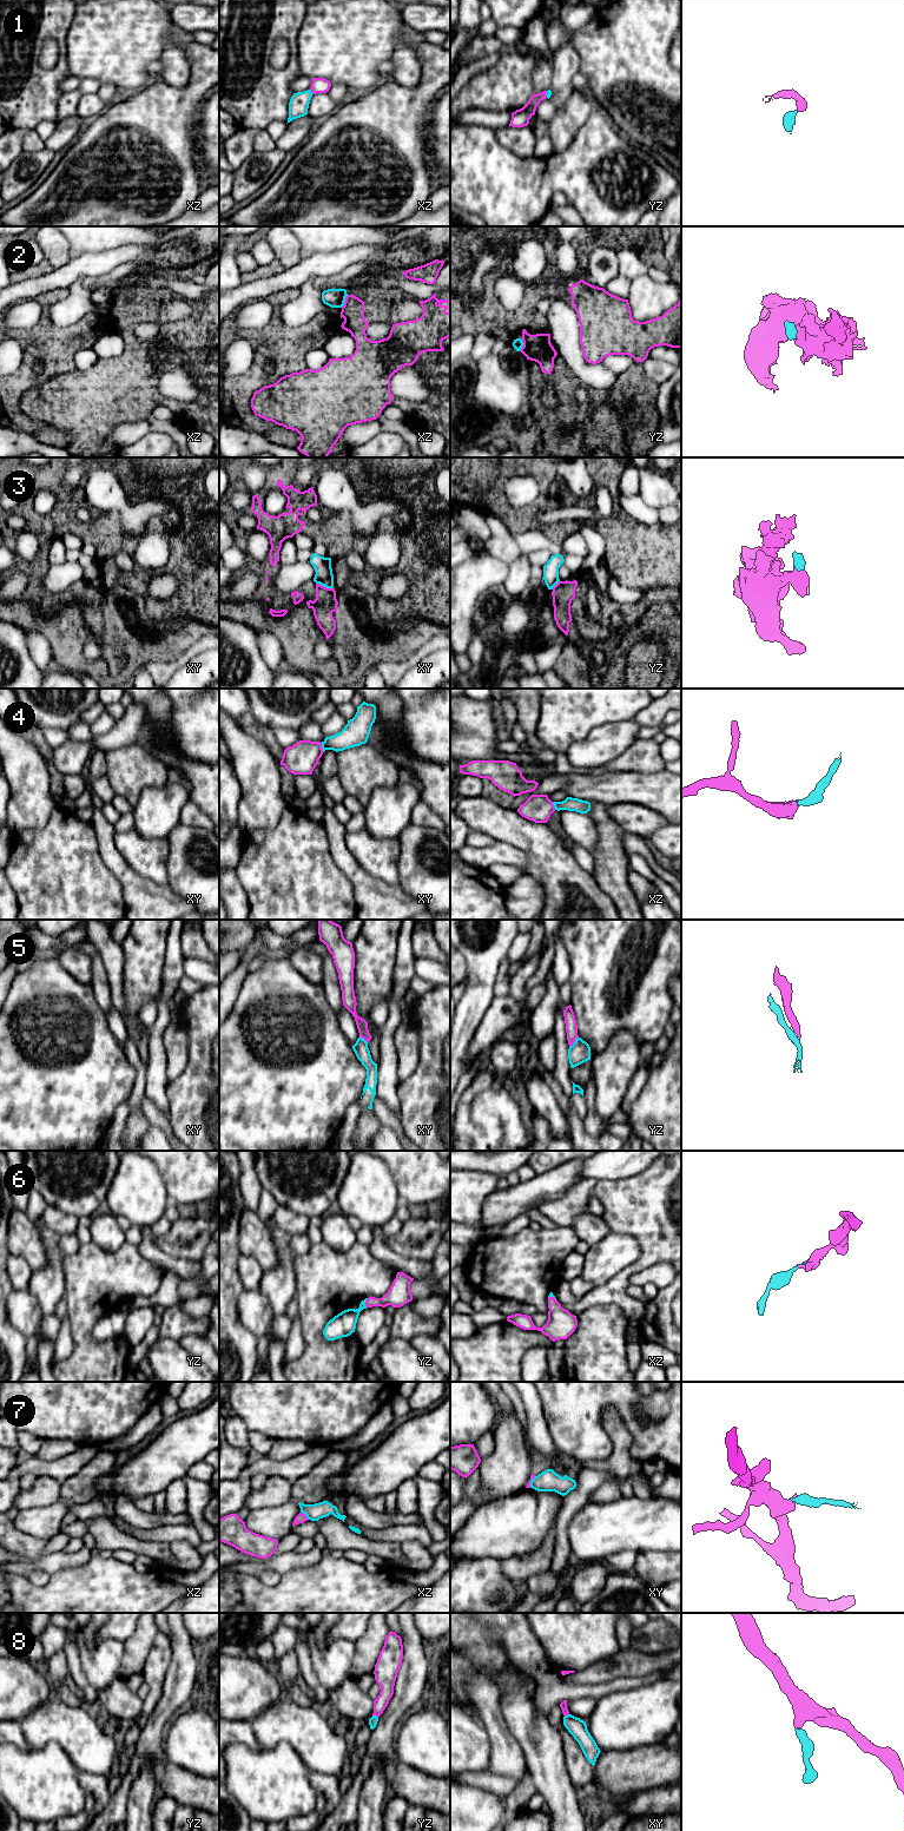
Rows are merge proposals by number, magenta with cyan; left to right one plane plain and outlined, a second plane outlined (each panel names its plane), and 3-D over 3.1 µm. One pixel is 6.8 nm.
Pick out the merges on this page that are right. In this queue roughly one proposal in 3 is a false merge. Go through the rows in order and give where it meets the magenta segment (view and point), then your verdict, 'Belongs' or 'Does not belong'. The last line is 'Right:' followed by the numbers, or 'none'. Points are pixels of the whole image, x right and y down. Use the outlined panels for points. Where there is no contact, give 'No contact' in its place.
1: Touches magenta at xz (311, 91). Belongs
2: Touches magenta at xz (345, 301). Does not belong
3: Touches magenta at xy (323, 586). Does not belong
4: Touches magenta at xy (321, 748). Belongs
5: Touches magenta at yz (574, 1041). Does not belong
6: Touches magenta at yz (365, 1303). Belongs
7: Touches magenta at xz (305, 1515). Does not belong
8: Touches magenta at yz (375, 1714). Belongs
Right: 1, 4, 6, 8

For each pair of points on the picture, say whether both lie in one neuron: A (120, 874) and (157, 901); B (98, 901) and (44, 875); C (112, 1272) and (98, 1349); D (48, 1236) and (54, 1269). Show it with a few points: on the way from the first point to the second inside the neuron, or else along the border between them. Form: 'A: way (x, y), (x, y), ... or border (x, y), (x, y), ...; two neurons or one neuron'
A: way (130, 881), (147, 898); one neuron
B: way (85, 901), (76, 901), (57, 882); one neuron
C: way (93, 1291), (86, 1304), (86, 1330); one neuron
D: way (51, 1244), (54, 1260); one neuron

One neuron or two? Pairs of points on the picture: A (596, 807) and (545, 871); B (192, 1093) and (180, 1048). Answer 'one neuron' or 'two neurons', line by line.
A: two neurons
B: two neurons

